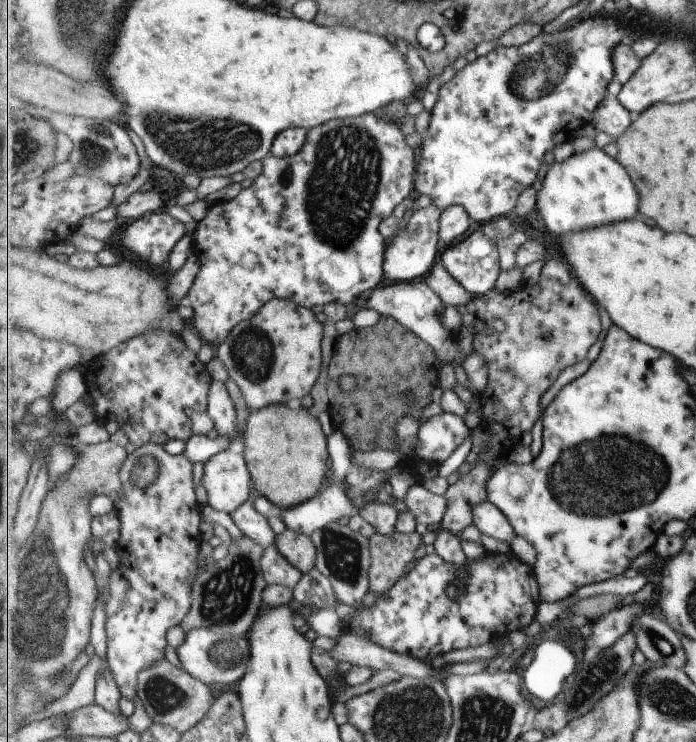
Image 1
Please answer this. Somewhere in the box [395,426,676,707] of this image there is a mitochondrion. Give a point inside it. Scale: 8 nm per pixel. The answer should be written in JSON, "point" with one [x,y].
{"point":[602,478]}

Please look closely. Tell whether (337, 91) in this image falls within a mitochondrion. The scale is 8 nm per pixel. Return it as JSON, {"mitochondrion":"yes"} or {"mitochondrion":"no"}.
{"mitochondrion":"no"}

